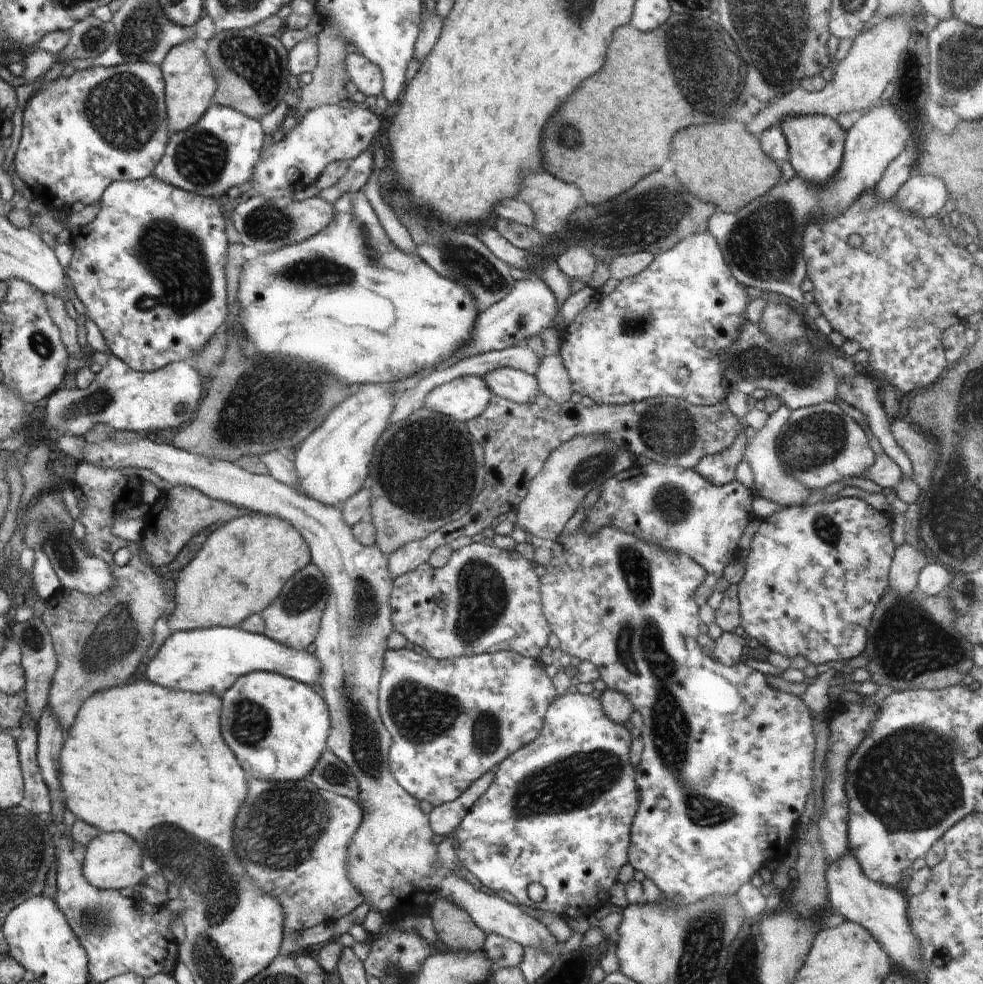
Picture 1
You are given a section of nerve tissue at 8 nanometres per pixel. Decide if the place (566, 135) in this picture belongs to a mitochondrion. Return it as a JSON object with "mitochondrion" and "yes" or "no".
{"mitochondrion":"yes"}

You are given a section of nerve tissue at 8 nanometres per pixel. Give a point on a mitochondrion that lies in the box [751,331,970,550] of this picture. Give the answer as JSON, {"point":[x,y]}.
{"point":[814,441]}

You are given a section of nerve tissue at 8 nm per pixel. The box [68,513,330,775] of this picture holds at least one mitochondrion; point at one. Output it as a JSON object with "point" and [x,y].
{"point":[104,652]}

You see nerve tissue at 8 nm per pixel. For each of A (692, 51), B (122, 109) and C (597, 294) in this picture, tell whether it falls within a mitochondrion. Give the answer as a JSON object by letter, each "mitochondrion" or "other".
{"A":"mitochondrion","B":"mitochondrion","C":"other"}

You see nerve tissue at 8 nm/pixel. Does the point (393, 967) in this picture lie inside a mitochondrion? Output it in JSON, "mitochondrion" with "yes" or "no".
{"mitochondrion":"yes"}

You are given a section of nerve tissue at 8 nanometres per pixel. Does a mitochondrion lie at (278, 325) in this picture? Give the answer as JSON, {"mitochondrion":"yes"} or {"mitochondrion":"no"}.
{"mitochondrion":"no"}

